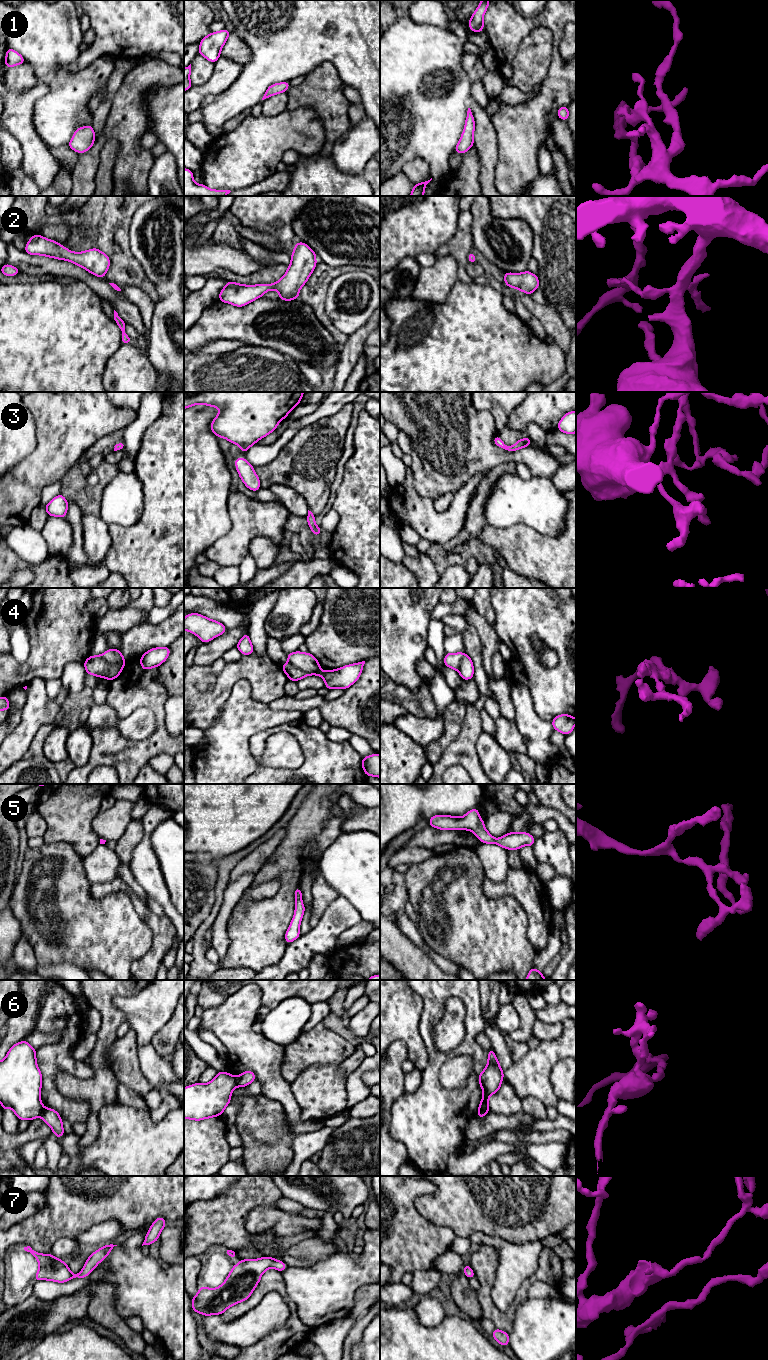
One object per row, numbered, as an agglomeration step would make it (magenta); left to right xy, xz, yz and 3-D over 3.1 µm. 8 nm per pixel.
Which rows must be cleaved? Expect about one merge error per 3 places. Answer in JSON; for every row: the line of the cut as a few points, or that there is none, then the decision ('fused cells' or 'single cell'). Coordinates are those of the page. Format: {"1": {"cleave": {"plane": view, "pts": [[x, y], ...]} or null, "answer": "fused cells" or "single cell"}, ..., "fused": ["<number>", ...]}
{"1": {"cleave": null, "answer": "single cell"}, "2": {"cleave": null, "answer": "single cell"}, "3": {"cleave": null, "answer": "single cell"}, "4": {"cleave": {"plane": "xz", "pts": [[288, 662], [308, 672], [319, 671]]}, "answer": "fused cells"}, "5": {"cleave": null, "answer": "single cell"}, "6": {"cleave": {"plane": "xz", "pts": [[236, 1077], [238, 1085]]}, "answer": "fused cells"}, "7": {"cleave": null, "answer": "single cell"}, "fused": ["4", "6"]}

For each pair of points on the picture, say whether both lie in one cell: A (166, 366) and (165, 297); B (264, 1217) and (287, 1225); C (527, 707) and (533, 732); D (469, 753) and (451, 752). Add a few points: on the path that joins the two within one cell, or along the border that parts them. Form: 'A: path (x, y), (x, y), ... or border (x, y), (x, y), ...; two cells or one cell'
A: path (166, 349), (165, 314); one cell
B: path (270, 1219), (281, 1222); one cell
C: path (527, 713), (527, 721), (530, 726); one cell
D: path (465, 753), (455, 752); one cell

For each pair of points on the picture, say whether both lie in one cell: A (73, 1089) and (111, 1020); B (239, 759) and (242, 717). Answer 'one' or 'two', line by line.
A: one
B: one

